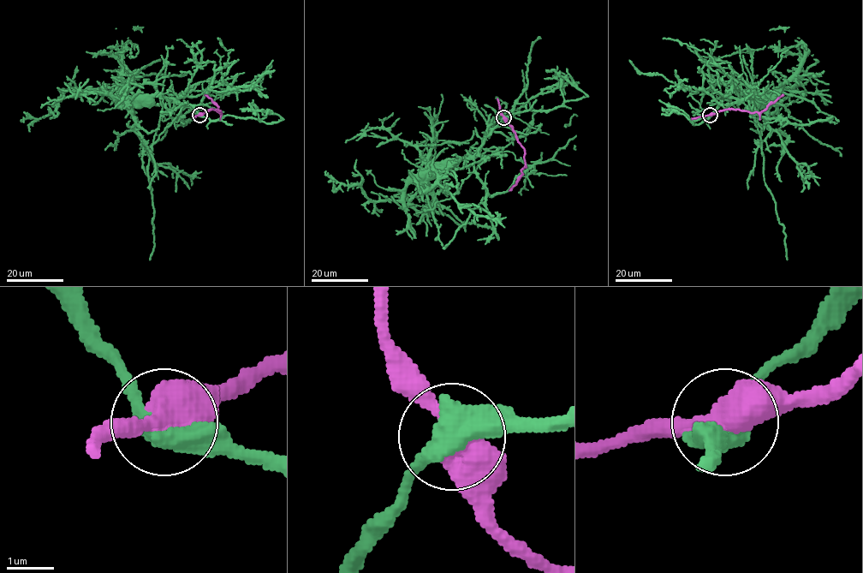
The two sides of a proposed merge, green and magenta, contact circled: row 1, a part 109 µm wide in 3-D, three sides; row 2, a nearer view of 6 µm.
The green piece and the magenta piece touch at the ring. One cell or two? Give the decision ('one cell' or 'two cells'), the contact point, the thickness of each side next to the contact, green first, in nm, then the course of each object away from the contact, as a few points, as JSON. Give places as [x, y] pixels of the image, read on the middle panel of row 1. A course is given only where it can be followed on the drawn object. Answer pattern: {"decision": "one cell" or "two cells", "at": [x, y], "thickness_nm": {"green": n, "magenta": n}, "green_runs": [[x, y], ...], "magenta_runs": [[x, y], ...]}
{"decision": "two cells", "at": [503, 117], "thickness_nm": {"green": 500, "magenta": 550}, "green_runs": [[504, 117], [487, 137], [479, 152], [509, 152], [531, 167], [520, 174], [505, 191], [486, 195], [443, 248]], "magenta_runs": [[504, 117], [525, 155], [522, 174], [508, 190]]}

